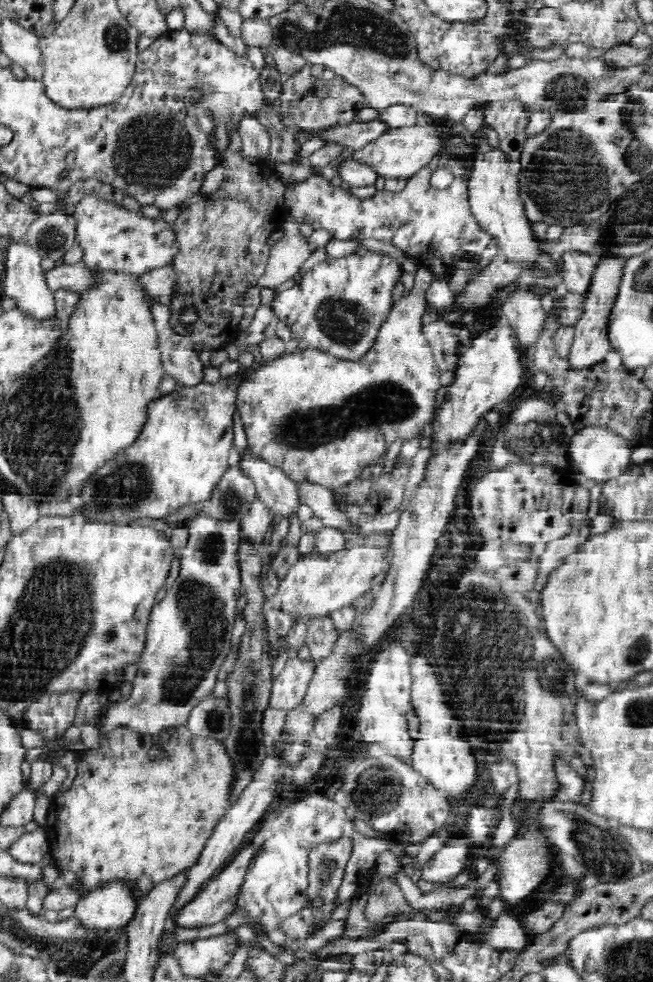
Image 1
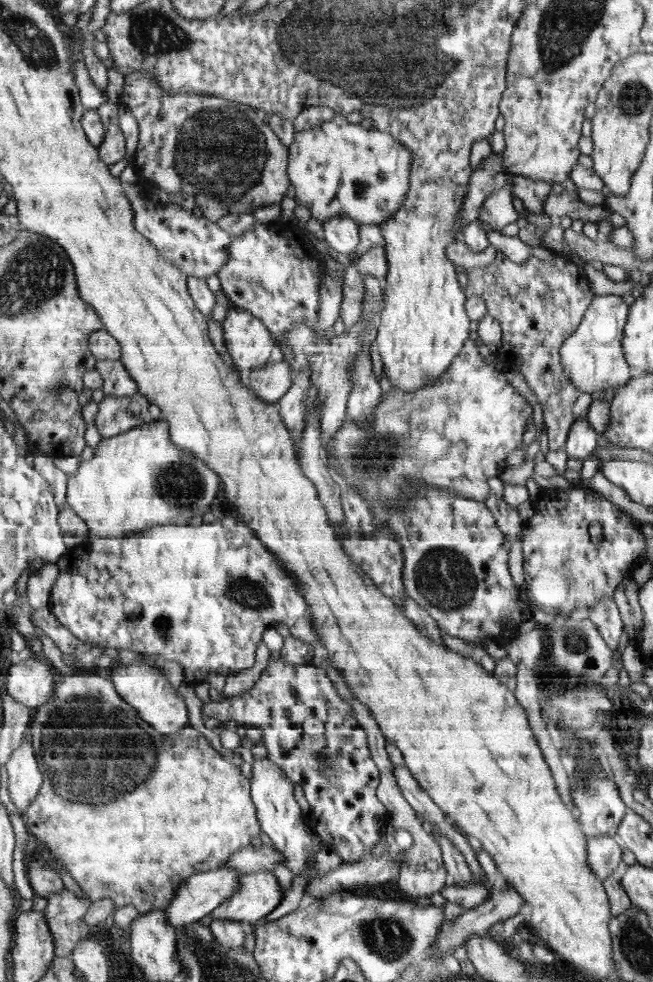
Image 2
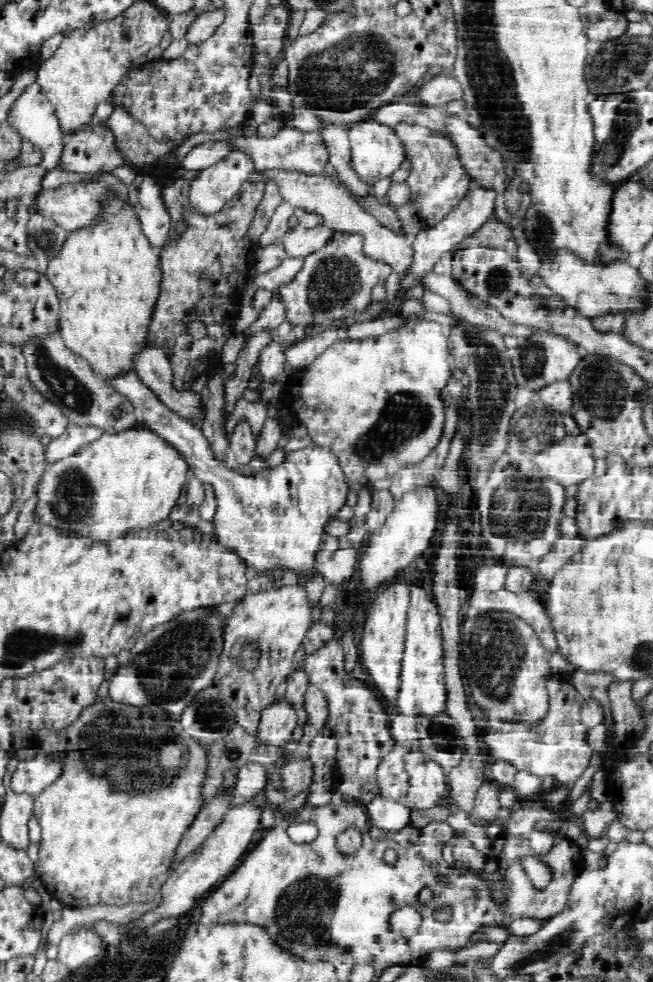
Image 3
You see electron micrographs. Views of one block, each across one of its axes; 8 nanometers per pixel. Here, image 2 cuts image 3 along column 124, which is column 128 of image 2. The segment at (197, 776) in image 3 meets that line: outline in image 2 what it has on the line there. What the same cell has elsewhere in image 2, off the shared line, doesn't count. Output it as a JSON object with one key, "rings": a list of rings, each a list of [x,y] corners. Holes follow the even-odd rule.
{"rings":[[[187,726],[175,736],[147,732],[155,738],[159,748],[159,766],[147,784],[141,784],[117,802],[89,806],[67,802],[63,796],[55,794],[53,784],[45,780],[37,800],[27,810],[27,832],[35,836],[39,850],[51,864],[59,860],[93,902],[111,898],[115,910],[137,906],[141,916],[171,908],[185,880],[223,868],[237,852],[249,848],[261,832],[259,810],[253,802],[253,782],[243,776],[241,768],[227,762],[199,730]]]}

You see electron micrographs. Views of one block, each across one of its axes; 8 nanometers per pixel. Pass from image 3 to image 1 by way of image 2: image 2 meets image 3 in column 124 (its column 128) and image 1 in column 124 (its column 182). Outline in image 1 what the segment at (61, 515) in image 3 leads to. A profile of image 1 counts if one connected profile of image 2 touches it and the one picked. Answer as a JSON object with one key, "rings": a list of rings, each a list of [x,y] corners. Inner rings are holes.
{"rings":[[[244,368],[244,370],[240,370],[240,372],[236,372],[236,374],[228,376],[228,378],[220,378],[220,380],[216,380],[216,382],[212,382],[212,384],[200,384],[200,386],[196,386],[196,388],[176,386],[172,394],[168,394],[168,396],[164,396],[164,398],[152,402],[152,404],[148,406],[148,410],[146,410],[146,420],[144,420],[144,424],[142,424],[138,436],[136,436],[136,440],[134,440],[130,446],[126,446],[124,450],[120,450],[114,458],[104,460],[92,474],[88,474],[88,478],[82,480],[80,490],[78,490],[78,492],[80,492],[80,500],[82,500],[82,504],[80,504],[80,516],[82,516],[86,522],[130,526],[130,524],[134,524],[134,522],[138,522],[138,520],[142,520],[142,518],[160,520],[160,518],[170,516],[170,514],[174,514],[174,512],[180,512],[180,510],[184,512],[184,506],[202,504],[202,502],[210,500],[210,498],[212,498],[212,492],[214,492],[214,486],[218,484],[218,480],[222,478],[222,474],[230,470],[230,458],[232,458],[232,452],[230,452],[230,450],[232,450],[232,446],[234,446],[234,444],[232,444],[232,442],[234,442],[234,430],[232,430],[234,420],[232,420],[232,414],[234,414],[234,410],[236,410],[236,406],[238,406],[240,388],[246,384],[248,370],[254,370],[254,368]]]}

